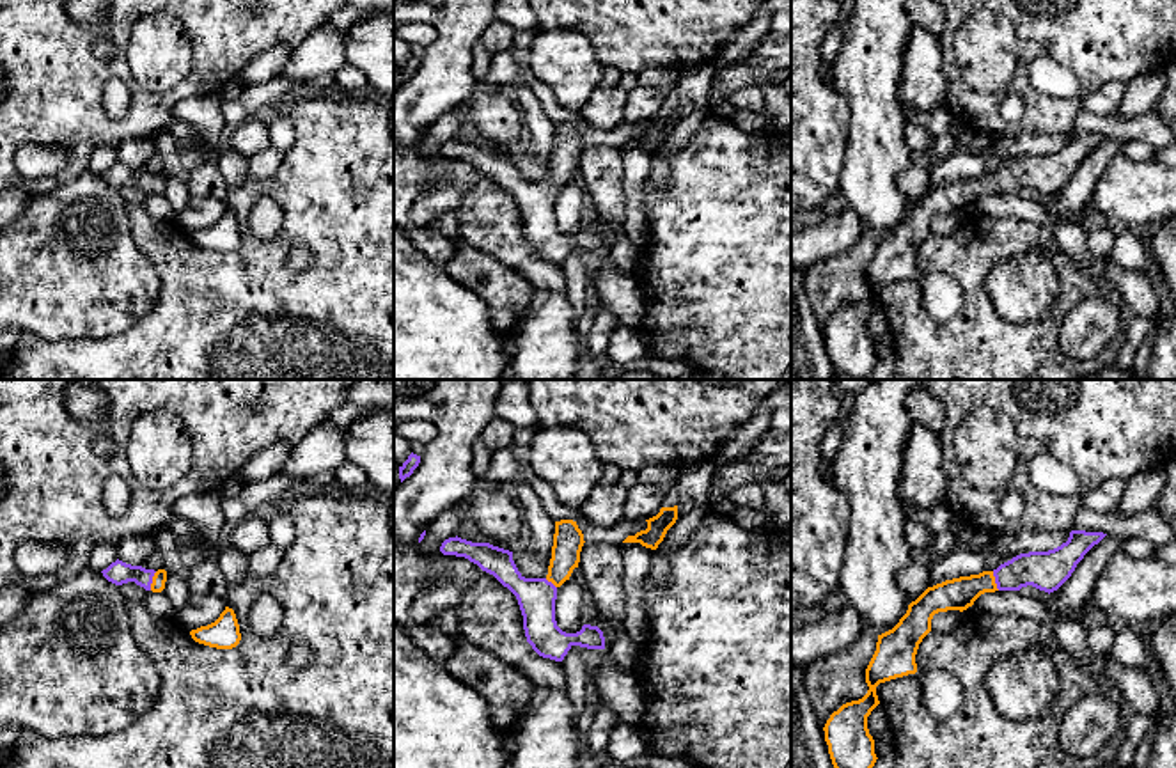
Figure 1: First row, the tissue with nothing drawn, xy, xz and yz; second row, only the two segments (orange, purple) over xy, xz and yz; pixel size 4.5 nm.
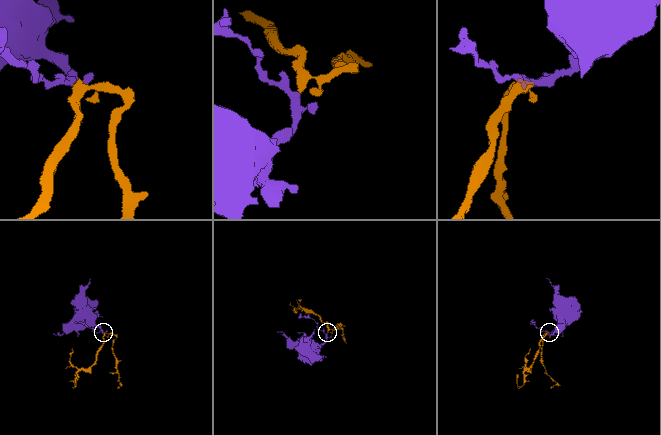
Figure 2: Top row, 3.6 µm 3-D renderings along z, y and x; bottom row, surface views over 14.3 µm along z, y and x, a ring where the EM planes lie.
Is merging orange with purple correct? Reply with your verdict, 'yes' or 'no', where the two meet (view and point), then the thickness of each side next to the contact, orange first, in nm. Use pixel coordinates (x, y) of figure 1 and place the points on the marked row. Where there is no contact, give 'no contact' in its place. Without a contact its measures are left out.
yes | xy (153, 580) | 60/100 nm

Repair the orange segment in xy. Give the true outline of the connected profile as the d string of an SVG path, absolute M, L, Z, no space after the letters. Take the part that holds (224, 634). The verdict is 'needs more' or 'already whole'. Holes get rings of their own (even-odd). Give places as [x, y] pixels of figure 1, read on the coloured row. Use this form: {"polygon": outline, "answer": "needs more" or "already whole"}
{"polygon": "M225 607L215 623L192 630L190 635L195 642L216 649L232 649L241 640L236 614L229 607Z", "answer": "already whole"}

